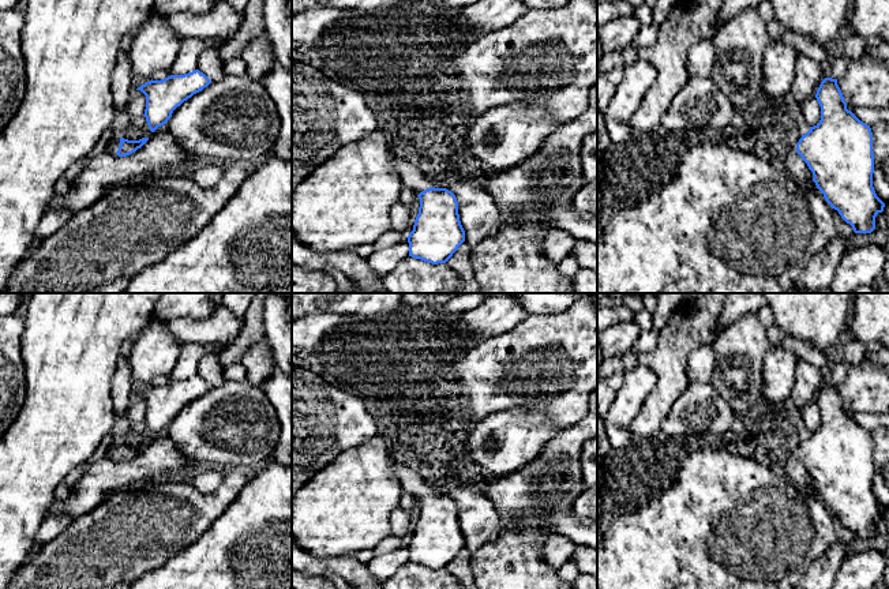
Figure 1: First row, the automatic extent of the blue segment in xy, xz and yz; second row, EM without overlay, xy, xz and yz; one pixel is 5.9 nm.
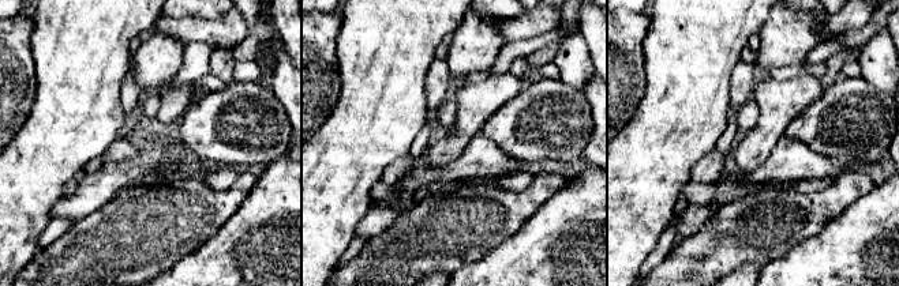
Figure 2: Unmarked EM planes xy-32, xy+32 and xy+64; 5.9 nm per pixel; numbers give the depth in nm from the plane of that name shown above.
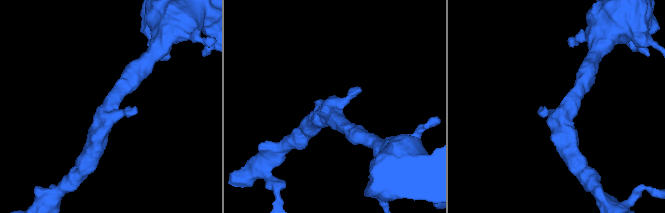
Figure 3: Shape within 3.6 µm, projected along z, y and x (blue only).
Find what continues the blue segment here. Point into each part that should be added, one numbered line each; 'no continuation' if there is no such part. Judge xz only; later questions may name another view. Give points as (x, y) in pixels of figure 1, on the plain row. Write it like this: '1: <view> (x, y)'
1: xz (411, 481)

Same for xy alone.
1: xy (112, 451)

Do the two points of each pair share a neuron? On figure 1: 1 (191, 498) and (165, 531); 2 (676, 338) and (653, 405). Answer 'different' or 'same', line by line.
1: same
2: same

